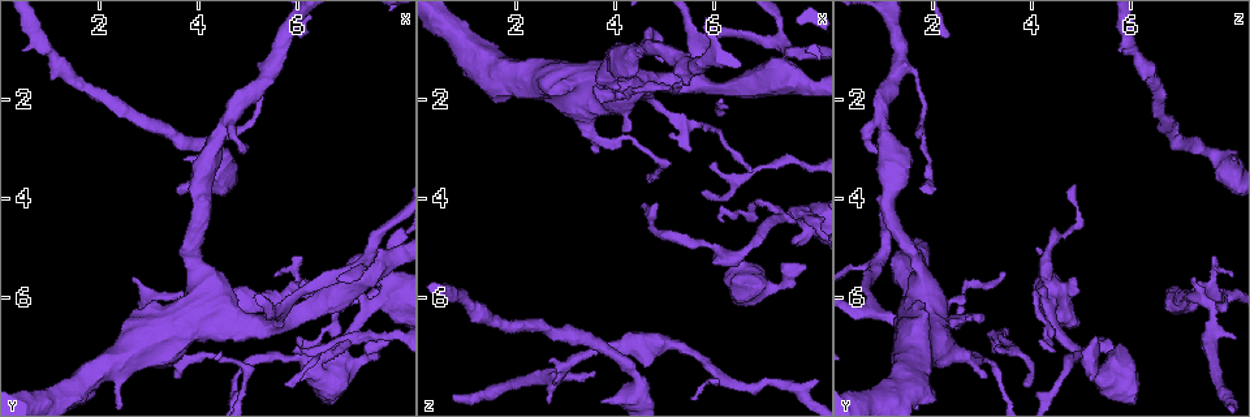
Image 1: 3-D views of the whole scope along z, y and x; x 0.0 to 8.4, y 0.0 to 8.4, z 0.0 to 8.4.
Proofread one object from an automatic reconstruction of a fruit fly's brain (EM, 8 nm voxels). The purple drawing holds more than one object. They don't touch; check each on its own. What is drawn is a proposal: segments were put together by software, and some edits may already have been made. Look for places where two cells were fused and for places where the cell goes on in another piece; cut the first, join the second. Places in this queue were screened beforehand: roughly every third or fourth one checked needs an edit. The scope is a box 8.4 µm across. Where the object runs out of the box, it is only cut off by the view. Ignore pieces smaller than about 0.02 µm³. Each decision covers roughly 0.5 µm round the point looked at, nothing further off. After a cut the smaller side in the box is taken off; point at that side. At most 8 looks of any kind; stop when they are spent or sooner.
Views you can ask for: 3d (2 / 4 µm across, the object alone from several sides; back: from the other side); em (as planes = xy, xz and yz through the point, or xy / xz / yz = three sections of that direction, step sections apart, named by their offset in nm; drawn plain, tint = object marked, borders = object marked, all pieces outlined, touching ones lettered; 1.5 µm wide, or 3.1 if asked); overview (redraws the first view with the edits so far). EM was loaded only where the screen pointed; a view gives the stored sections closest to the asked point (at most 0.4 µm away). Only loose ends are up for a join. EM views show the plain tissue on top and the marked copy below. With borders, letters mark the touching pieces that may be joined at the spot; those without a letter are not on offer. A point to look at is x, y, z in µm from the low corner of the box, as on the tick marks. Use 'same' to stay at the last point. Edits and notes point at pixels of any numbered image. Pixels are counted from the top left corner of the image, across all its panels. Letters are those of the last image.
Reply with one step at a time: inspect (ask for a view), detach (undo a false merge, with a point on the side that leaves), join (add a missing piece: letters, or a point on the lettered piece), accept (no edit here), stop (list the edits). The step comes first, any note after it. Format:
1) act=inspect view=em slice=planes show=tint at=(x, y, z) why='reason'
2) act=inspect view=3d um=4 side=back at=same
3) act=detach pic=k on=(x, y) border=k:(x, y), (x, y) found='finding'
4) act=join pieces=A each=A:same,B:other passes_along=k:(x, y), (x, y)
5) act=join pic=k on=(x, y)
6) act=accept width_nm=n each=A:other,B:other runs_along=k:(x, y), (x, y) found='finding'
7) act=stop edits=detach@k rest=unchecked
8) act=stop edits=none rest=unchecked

act=inspect view=3d um=4 at=(6.90, 6.85, 3.35) why='thin neck'

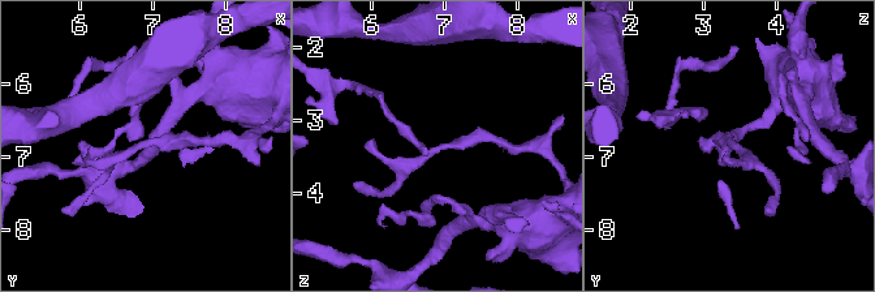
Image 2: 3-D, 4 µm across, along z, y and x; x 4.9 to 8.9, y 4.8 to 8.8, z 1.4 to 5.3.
act=inspect view=em slice=planes show=borders at=(6.95, 6.80, 3.40) why='now the EM'

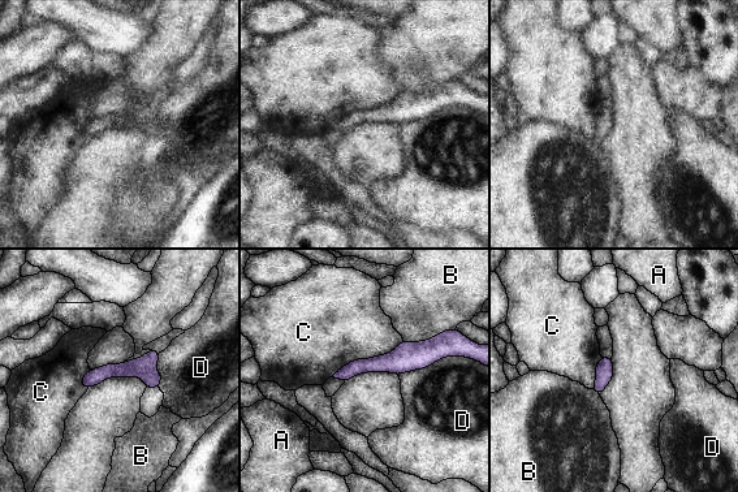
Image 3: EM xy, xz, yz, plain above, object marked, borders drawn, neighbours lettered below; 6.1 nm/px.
act=accept each=A:other,B:other,C:other,D:other found='continuous, no second cell'

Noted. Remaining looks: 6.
act=inspect view=em slice=planes show=borders at=(3.55, 7.60, 3.10) why='free end'

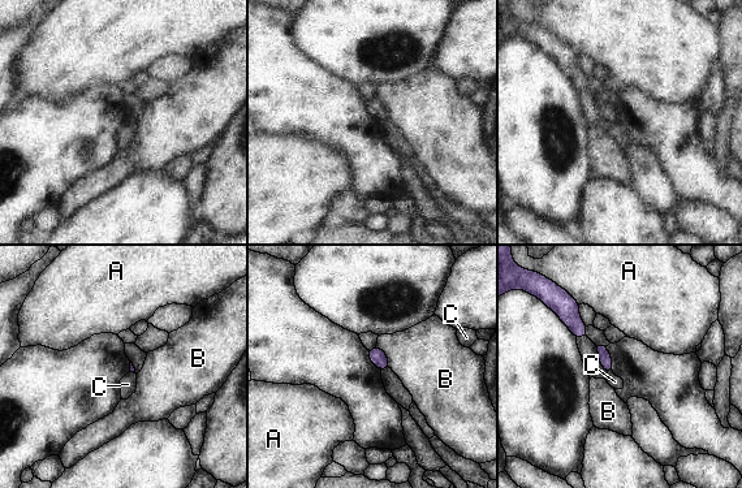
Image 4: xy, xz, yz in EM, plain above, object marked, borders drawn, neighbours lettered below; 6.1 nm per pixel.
act=accept each=A:other,B:other,C:other border=4:(612, 371), (607, 374) found='no lettered piece goes on from it'

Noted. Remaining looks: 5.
act=inspect view=em slice=planes show=borders at=(3.65, 6.00, 7.00) why='thick turns thin'

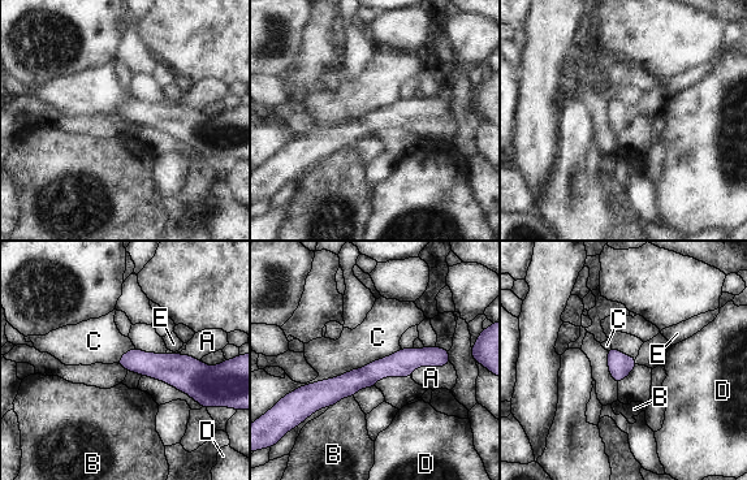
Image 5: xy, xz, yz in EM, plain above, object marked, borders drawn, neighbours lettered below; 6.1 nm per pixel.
act=accept each=A:other,B:other,C:other,D:other,E:other border=5:(401, 349), (289, 393) found='continuous, no second cell'

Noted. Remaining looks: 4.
act=stop edits=none rest=unchecked

